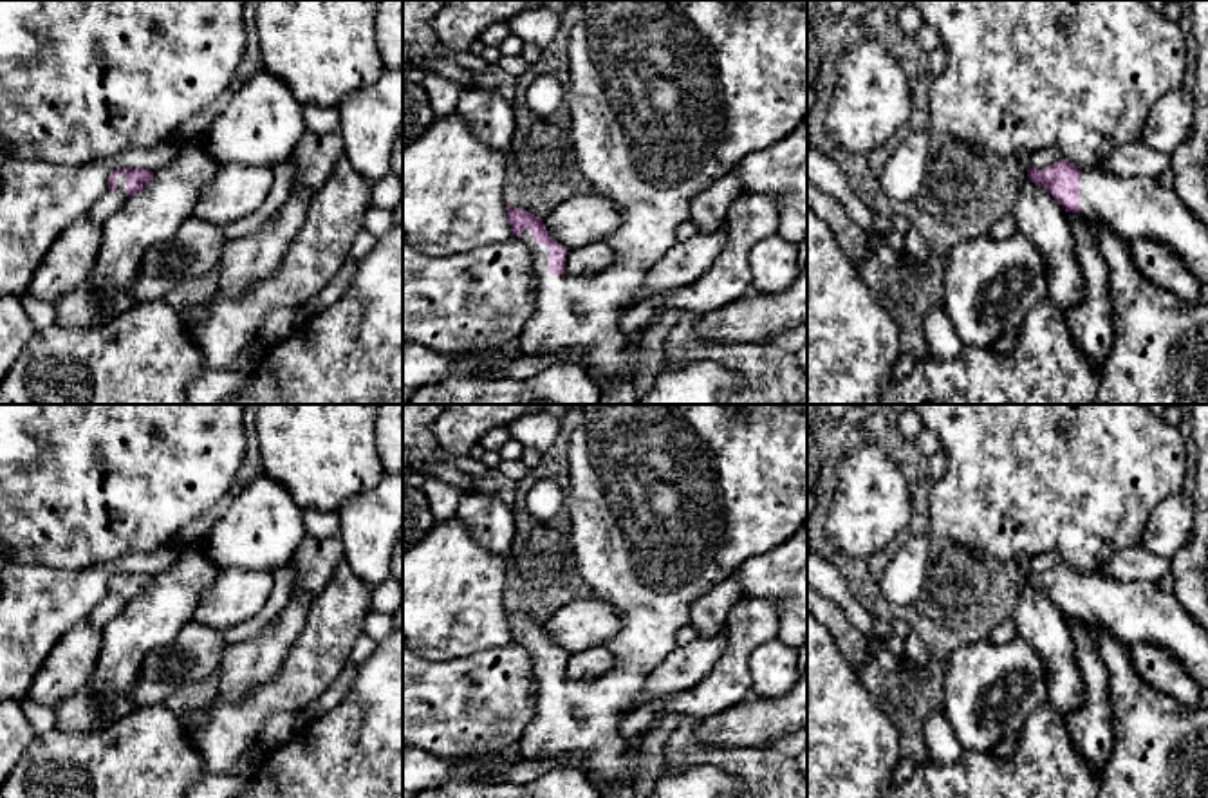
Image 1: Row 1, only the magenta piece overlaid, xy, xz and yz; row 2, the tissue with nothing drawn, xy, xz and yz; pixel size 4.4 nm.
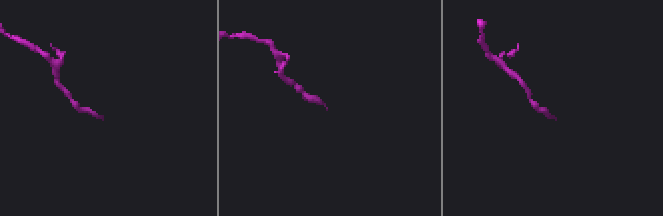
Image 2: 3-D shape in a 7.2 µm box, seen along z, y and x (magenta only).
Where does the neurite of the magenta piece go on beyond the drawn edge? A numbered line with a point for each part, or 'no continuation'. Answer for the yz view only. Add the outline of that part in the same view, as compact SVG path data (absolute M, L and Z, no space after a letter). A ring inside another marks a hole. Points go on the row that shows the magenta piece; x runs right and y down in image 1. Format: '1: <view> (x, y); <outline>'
1: yz (1134, 208); M1103 168L1082 170L1080 211L1130 240L1154 240L1175 255L1208 287L1208 227L1156 177L1118 177Z

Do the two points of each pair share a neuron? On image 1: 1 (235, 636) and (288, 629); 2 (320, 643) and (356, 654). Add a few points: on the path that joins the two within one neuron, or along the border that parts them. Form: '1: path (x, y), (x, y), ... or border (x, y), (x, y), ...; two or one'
1: border (288, 602), (257, 634), (230, 645); two
2: border (362, 632), (343, 663); two

